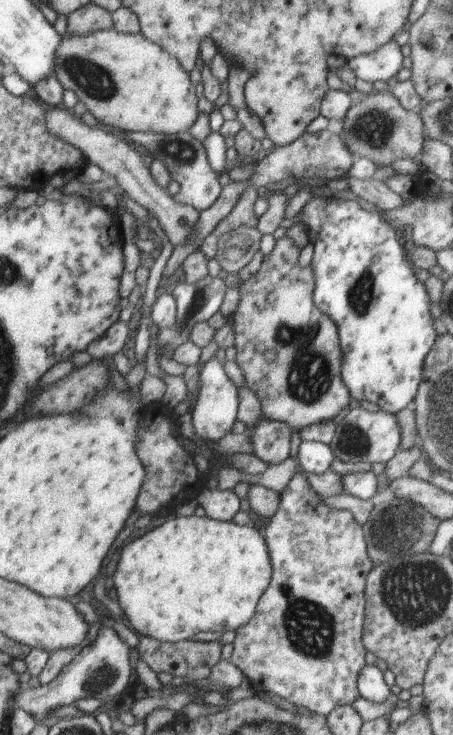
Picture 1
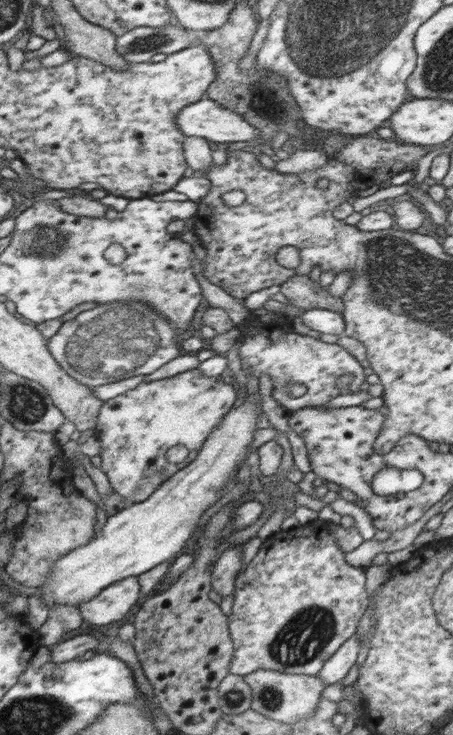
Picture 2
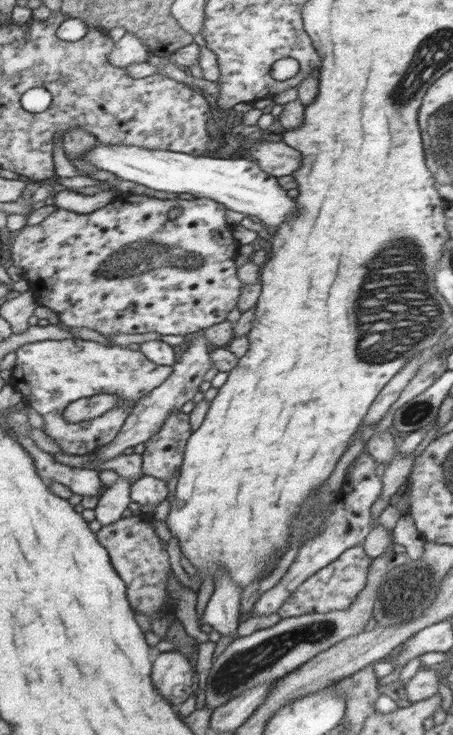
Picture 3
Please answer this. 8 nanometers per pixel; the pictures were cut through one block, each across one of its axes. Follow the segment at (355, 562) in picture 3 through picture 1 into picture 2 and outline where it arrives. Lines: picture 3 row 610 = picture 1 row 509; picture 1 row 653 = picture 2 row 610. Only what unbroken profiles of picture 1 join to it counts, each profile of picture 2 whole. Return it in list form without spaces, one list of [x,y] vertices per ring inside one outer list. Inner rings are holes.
[[[298,526],[288,531],[288,538],[268,540],[235,580],[229,621],[233,643],[230,673],[244,677],[264,668],[284,674],[315,676],[326,660],[356,634],[368,603],[365,569],[348,564],[330,527]]]

